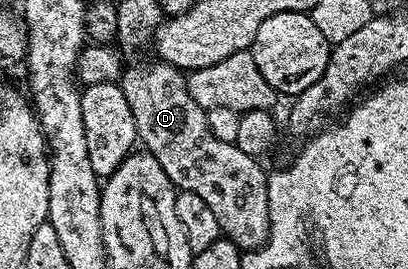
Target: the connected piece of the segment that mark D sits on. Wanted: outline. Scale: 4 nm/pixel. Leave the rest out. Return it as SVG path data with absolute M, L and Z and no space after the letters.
M159 59L152 61L136 61L133 65L123 66L118 82L122 95L126 95L126 103L130 103L130 112L134 115L134 127L139 144L158 163L162 163L162 171L171 179L172 184L180 191L194 191L214 211L218 218L218 227L227 240L232 241L241 251L257 250L268 239L270 231L270 199L268 198L268 173L260 166L255 157L246 155L246 151L238 151L236 144L222 143L222 139L214 139L214 131L210 131L210 123L206 123L206 110L194 103L188 94L188 79L181 70Z

